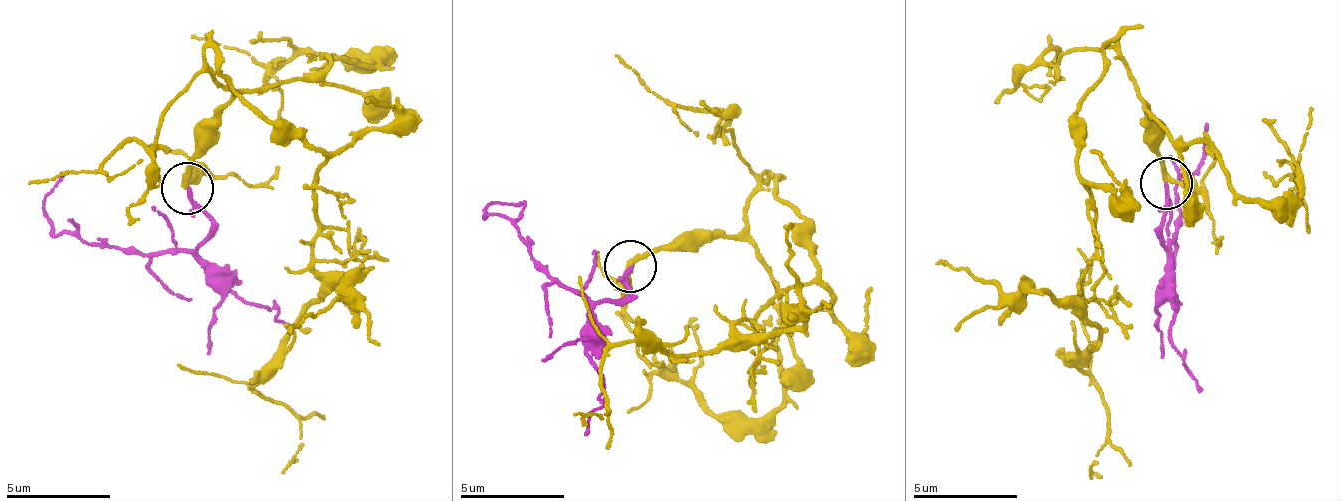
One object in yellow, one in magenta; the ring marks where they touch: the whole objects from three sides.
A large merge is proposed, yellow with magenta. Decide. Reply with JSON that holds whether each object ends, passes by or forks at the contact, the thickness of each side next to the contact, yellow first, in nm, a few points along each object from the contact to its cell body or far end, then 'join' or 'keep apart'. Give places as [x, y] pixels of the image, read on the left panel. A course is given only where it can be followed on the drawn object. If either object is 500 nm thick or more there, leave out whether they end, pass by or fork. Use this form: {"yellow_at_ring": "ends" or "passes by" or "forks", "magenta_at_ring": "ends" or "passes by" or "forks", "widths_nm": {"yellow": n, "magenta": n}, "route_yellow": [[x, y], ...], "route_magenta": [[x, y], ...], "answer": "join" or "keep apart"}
{"yellow_at_ring": "passes by", "magenta_at_ring": "passes by", "widths_nm": {"yellow": 200, "magenta": 130}, "route_yellow": [[187, 188], [196, 128], [234, 89], [221, 72], [325, 155], [321, 301], [251, 387], [293, 414], [282, 472]], "route_magenta": [[187, 188], [210, 234], [187, 251], [151, 254], [123, 251], [71, 235], [54, 233], [44, 200], [65, 171]], "answer": "join"}

